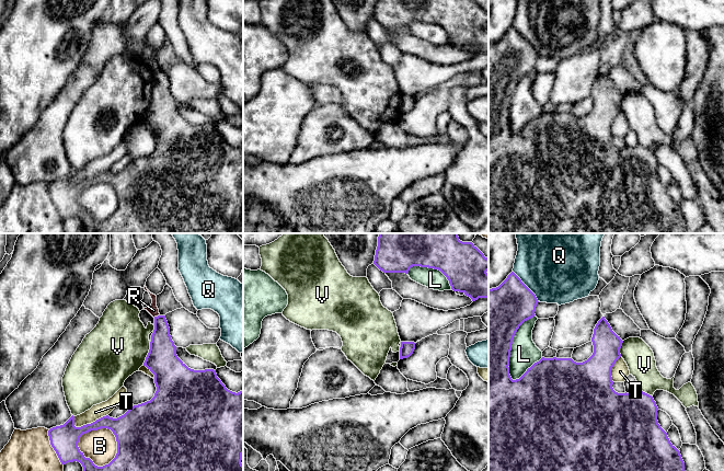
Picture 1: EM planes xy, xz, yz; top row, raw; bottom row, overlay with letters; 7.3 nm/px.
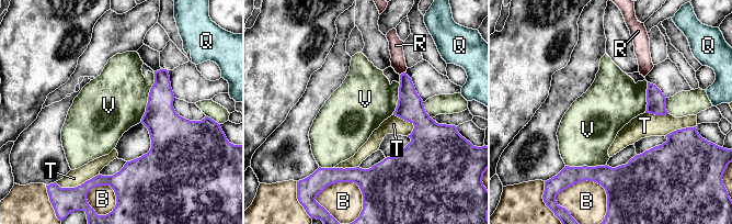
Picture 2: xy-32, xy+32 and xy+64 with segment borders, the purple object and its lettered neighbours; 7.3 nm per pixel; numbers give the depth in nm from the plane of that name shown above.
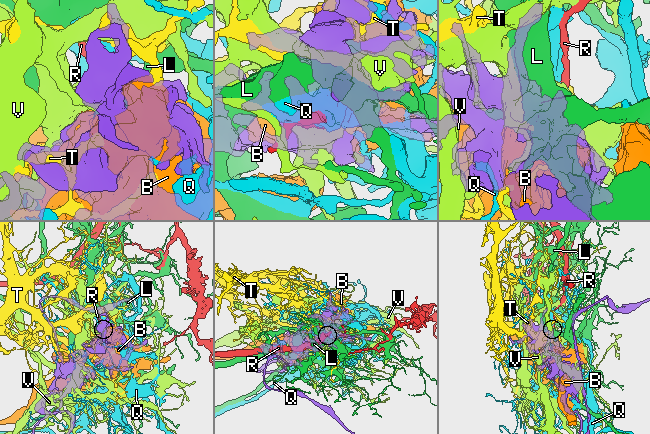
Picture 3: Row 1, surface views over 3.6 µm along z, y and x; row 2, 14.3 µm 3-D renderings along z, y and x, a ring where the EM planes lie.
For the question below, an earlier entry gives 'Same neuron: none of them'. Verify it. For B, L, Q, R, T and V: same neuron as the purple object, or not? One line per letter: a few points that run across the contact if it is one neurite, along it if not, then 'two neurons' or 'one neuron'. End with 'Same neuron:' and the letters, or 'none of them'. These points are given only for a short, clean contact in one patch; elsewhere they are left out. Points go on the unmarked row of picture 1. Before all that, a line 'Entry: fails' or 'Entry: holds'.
Entry: holds
B: two neurons
L: two neurons
Q: two neurons
R: line xy (159, 69), (153, 71); two neurons
T: two neurons
V: two neurons
Same neuron: none of them

